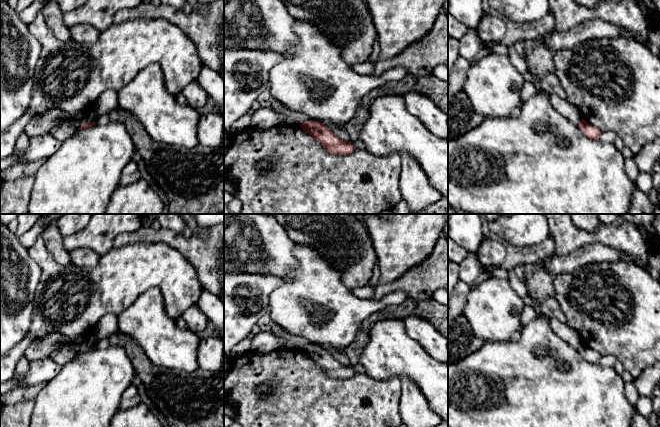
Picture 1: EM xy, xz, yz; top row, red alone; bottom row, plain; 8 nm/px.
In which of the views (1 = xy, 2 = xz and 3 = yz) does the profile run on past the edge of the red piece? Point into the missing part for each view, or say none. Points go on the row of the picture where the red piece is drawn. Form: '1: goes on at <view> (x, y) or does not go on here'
1: does not go on here
2: does not go on here
3: does not go on here

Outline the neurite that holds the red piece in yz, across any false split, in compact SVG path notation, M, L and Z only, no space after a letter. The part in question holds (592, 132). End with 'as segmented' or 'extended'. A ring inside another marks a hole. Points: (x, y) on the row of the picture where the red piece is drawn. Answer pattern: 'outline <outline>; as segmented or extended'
outline M584 119L578 125L578 128L590 139L599 140L601 135L601 130L588 122Z; as segmented

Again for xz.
outline M308 120L300 124L300 127L316 139L331 154L348 155L356 149L350 142L339 139L321 122Z; as segmented

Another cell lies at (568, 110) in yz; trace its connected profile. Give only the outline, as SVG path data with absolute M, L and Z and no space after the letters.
M556 94L550 95L550 101L557 112L567 118L574 125L579 125L583 118L576 106Z

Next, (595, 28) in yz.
M594 18L587 20L568 31L560 32L554 30L544 36L542 43L548 48L558 51L572 49L590 39L616 37L636 40L634 33L625 29L620 29L612 23Z

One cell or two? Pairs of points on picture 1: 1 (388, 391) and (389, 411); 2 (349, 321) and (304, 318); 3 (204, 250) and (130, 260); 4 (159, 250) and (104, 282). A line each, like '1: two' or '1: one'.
1: one
2: one
3: two
4: one

